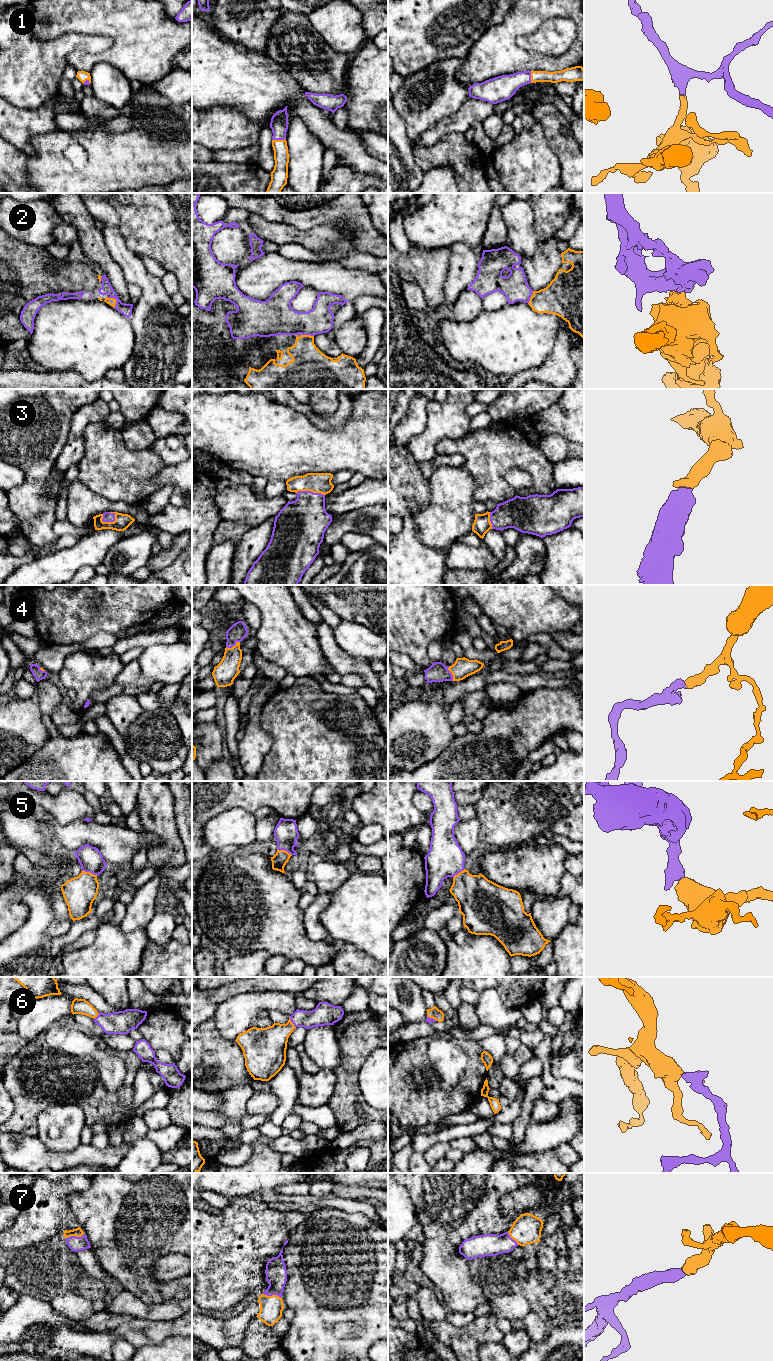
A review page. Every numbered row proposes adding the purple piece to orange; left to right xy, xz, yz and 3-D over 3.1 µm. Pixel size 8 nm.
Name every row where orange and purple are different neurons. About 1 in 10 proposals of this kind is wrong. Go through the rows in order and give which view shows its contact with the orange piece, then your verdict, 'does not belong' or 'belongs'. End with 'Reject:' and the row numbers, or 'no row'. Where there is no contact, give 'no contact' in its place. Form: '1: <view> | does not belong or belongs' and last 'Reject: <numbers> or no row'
1: xz | belongs
2: xy | belongs
3: xy | belongs
4: xz | belongs
5: xy | belongs
6: xz | belongs
7: xz | belongs
Reject: no row

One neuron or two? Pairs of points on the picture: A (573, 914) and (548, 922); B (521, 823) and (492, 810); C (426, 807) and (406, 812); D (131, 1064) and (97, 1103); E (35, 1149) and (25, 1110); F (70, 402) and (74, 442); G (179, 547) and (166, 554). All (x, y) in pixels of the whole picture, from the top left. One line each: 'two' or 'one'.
A: two
B: one
C: two
D: one
E: two
F: two
G: one

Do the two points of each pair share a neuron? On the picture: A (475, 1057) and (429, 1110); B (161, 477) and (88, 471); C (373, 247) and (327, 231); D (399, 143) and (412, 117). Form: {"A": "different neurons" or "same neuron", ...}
{"A": "same neuron", "B": "different neurons", "C": "different neurons", "D": "different neurons"}

